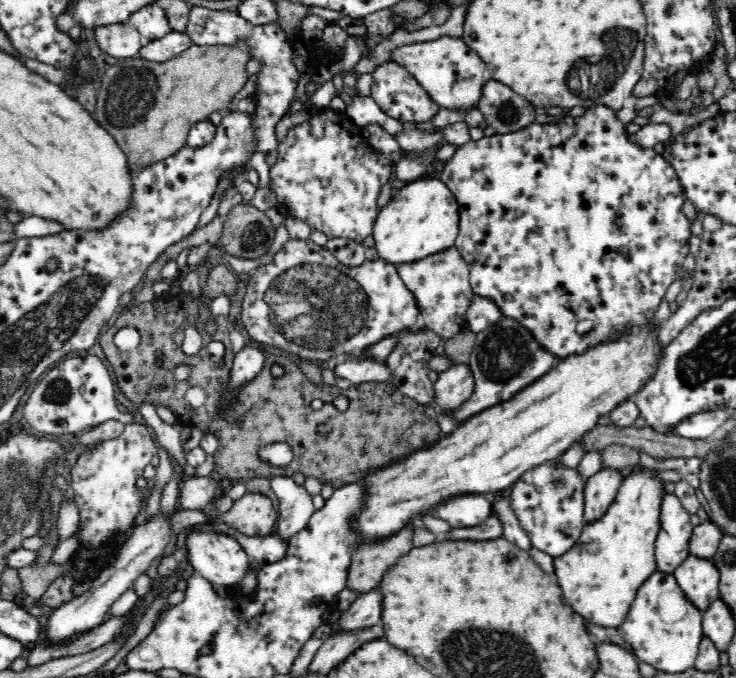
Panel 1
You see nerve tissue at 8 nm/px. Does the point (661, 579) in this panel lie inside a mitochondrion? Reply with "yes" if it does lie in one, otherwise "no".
no

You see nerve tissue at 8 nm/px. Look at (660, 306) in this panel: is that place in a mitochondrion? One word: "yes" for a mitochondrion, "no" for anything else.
no

